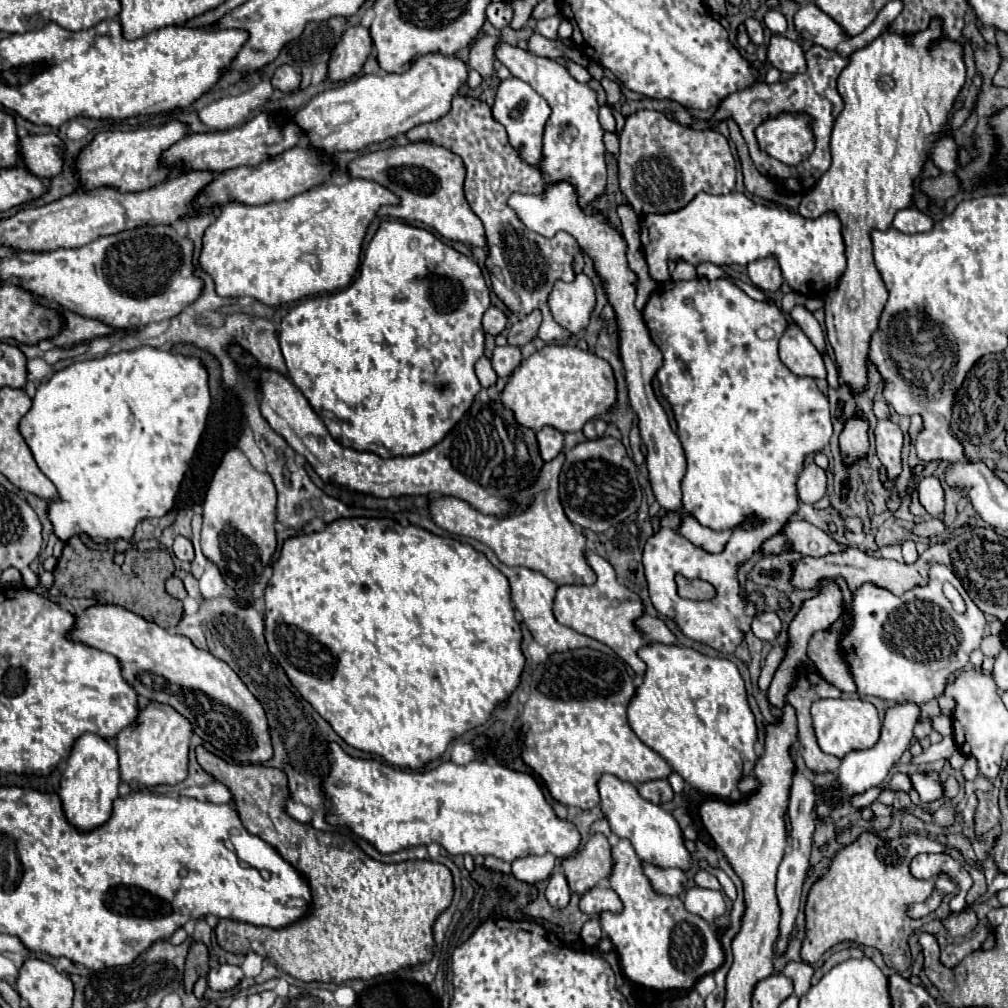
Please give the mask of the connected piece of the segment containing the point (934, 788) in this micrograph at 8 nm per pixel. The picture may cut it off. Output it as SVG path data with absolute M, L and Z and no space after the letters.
M917 771L911 777L911 783L923 801L933 801L941 795L941 779L935 771L927 771L927 773Z

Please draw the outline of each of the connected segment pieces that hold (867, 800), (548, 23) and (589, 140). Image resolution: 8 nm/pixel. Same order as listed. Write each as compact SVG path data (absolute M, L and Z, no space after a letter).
M869 789L869 791L865 791L865 793L861 793L861 795L853 795L853 797L849 797L849 805L851 807L855 807L855 809L863 809L863 807L869 807L875 799L877 799L877 795L879 795L879 791L881 789Z
M553 15L553 17L549 17L549 19L541 19L541 21L537 23L535 31L539 31L539 33L541 33L543 37L547 37L547 39L555 39L555 31L557 31L561 19L563 19L561 15Z
M505 41L495 45L495 59L501 61L511 75L531 83L539 95L543 95L551 107L551 117L545 125L543 137L543 155L545 161L541 163L541 173L545 183L567 179L575 185L579 195L579 205L587 207L595 201L597 195L605 189L607 167L605 167L605 145L603 145L603 127L599 125L599 103L597 91L591 89L587 83L579 83L569 75L569 71L547 57L537 57L521 47L513 47Z

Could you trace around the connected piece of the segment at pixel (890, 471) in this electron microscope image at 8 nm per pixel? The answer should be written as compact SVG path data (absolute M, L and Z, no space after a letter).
M889 419L879 421L875 429L877 457L887 469L885 489L893 491L893 481L901 475L901 451L903 451L903 431Z

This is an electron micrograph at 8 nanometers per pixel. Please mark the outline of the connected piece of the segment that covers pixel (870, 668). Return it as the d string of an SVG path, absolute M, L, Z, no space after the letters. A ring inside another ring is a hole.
M935 565L931 569L929 583L925 587L915 587L901 597L893 595L889 589L865 583L853 593L853 599L845 605L845 611L849 615L849 627L841 637L841 655L851 669L853 681L857 685L857 695L875 695L879 699L889 699L895 703L915 701L917 705L923 705L933 697L939 697L943 693L943 685L947 683L947 677L969 663L969 655L979 647L985 629L983 611L969 599L959 579L945 565ZM943 583L953 583L953 587L963 595L967 603L967 611L963 615L953 611L951 603L941 591Z

